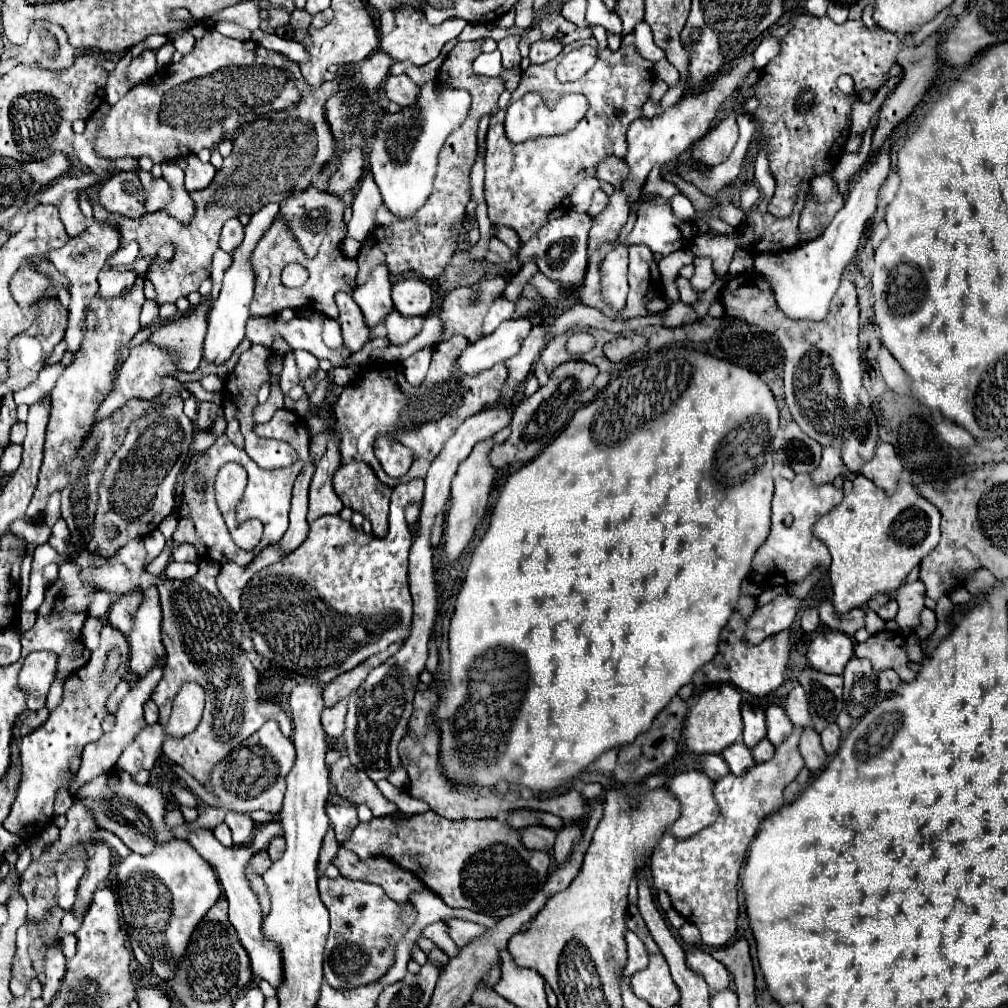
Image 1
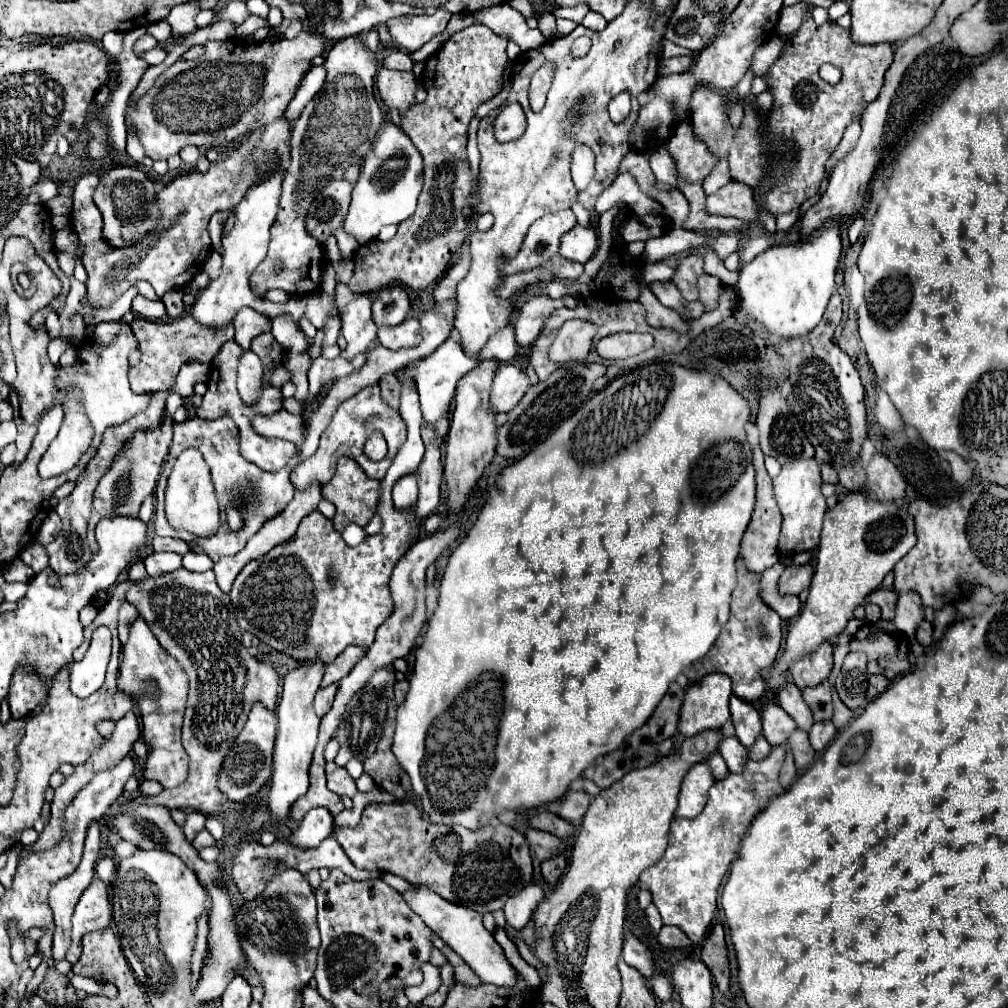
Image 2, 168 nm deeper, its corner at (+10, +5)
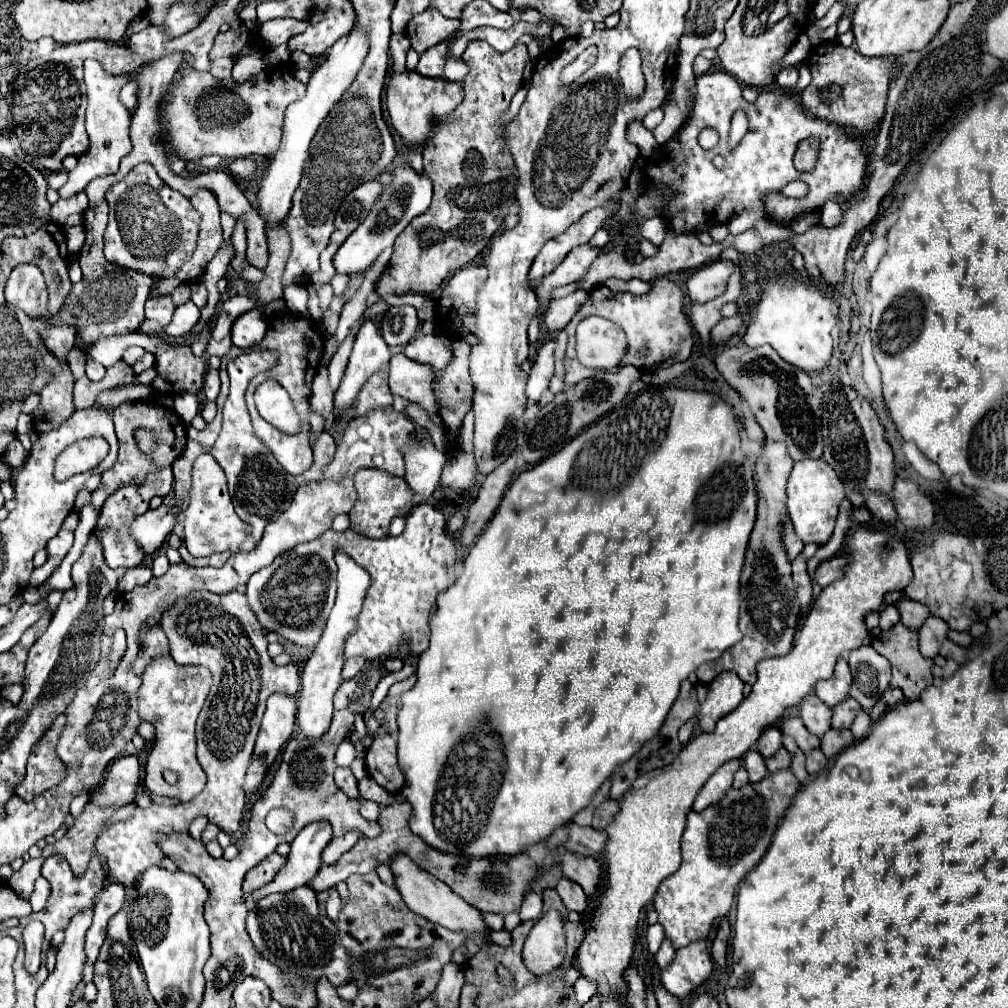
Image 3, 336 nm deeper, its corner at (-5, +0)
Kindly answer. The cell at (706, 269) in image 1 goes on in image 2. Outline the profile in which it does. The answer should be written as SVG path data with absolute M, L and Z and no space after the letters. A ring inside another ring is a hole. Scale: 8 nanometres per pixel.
M686 256L678 268L676 274L672 278L672 282L676 284L676 288L680 290L684 300L698 300L698 290L696 290L696 278L702 274L702 256Z

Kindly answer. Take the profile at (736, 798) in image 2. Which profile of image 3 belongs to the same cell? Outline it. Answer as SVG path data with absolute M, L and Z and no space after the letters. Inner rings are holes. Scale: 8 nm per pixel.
M783 769L761 783L729 789L721 805L711 805L701 813L689 811L681 837L681 867L659 885L653 899L665 937L675 949L707 937L713 923L729 913L739 883L765 855L779 819L797 791L799 781L789 769Z

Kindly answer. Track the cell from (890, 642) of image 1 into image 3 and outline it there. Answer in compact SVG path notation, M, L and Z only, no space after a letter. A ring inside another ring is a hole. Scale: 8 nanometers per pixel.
M897 623L895 627L891 627L889 631L883 631L879 637L873 639L873 647L891 661L893 665L893 679L891 679L891 687L899 687L905 695L907 701L915 701L919 699L921 691L927 689L929 685L933 685L933 659L925 659L919 653L919 645L917 645L917 633L907 629L903 623Z

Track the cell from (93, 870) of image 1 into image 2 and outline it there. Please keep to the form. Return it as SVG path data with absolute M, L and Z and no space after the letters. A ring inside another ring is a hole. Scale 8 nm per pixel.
M92 822L92 826L88 828L80 866L70 876L58 880L48 894L48 902L56 920L54 946L52 946L52 956L56 962L64 958L70 946L70 928L72 928L70 918L80 894L86 890L86 886L94 878L94 866L98 862L98 856L100 856L100 824Z

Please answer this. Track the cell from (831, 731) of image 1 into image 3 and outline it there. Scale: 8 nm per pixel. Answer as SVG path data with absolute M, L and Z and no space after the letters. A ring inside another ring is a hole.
M829 729L823 737L821 737L821 751L827 755L827 759L833 759L841 749L845 749L847 745L853 743L853 735L847 729Z

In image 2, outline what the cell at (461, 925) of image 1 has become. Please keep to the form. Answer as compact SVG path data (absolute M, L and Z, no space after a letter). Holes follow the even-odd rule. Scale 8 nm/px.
M418 886L416 892L406 892L404 900L408 902L408 906L426 922L426 926L440 936L474 972L482 982L500 986L500 988L512 988L518 982L518 972L514 970L514 966L506 960L502 946L494 940L494 936L484 928L482 924L482 916L470 908L452 904L444 898L440 898L438 894L434 894L432 890L428 890L426 886Z

